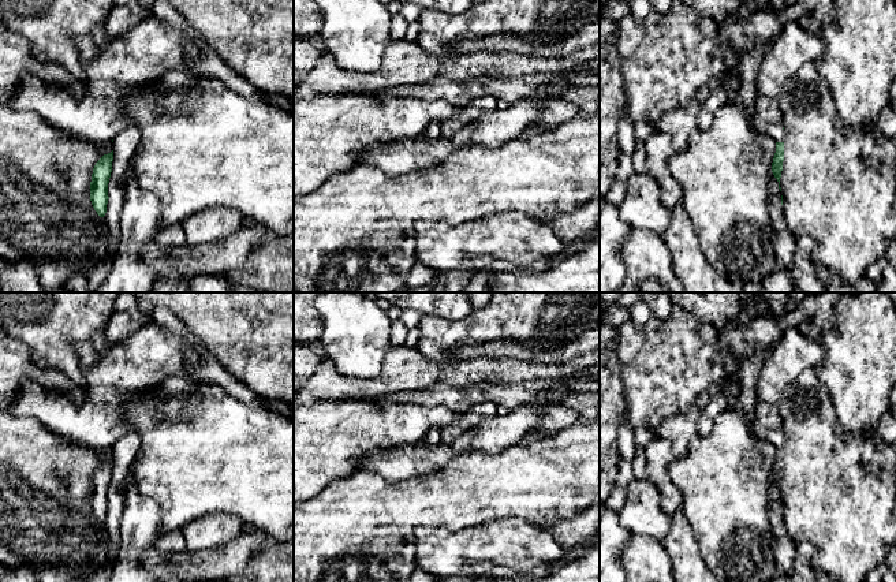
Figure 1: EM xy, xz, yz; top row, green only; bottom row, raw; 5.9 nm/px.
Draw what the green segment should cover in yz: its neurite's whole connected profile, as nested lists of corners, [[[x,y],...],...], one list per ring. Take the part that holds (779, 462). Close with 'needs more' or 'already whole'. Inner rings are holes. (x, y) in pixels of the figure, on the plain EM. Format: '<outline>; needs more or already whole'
[[[787,327],[785,332],[779,339],[779,342],[773,344],[772,352],[770,352],[768,361],[765,362],[765,365],[762,366],[762,369],[759,372],[759,376],[758,376],[757,389],[755,389],[757,402],[755,402],[755,410],[754,410],[754,414],[753,414],[753,418],[751,418],[751,433],[758,440],[766,440],[766,441],[772,443],[776,447],[776,459],[774,459],[773,469],[772,469],[772,478],[773,478],[774,484],[779,488],[780,497],[781,497],[780,484],[781,484],[783,467],[784,467],[785,437],[783,436],[783,425],[781,425],[781,417],[780,417],[780,410],[779,410],[779,402],[780,402],[785,388],[803,370],[806,370],[807,368],[815,368],[817,365],[820,365],[822,362],[822,355],[824,355],[824,350],[822,350],[822,346],[820,343],[817,343],[813,339],[810,339],[810,337],[804,336],[803,333],[798,332],[795,328]]]; needs more

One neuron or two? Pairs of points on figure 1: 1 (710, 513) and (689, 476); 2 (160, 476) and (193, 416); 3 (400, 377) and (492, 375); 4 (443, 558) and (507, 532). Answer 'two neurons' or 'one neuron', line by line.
1: one neuron
2: one neuron
3: one neuron
4: one neuron

